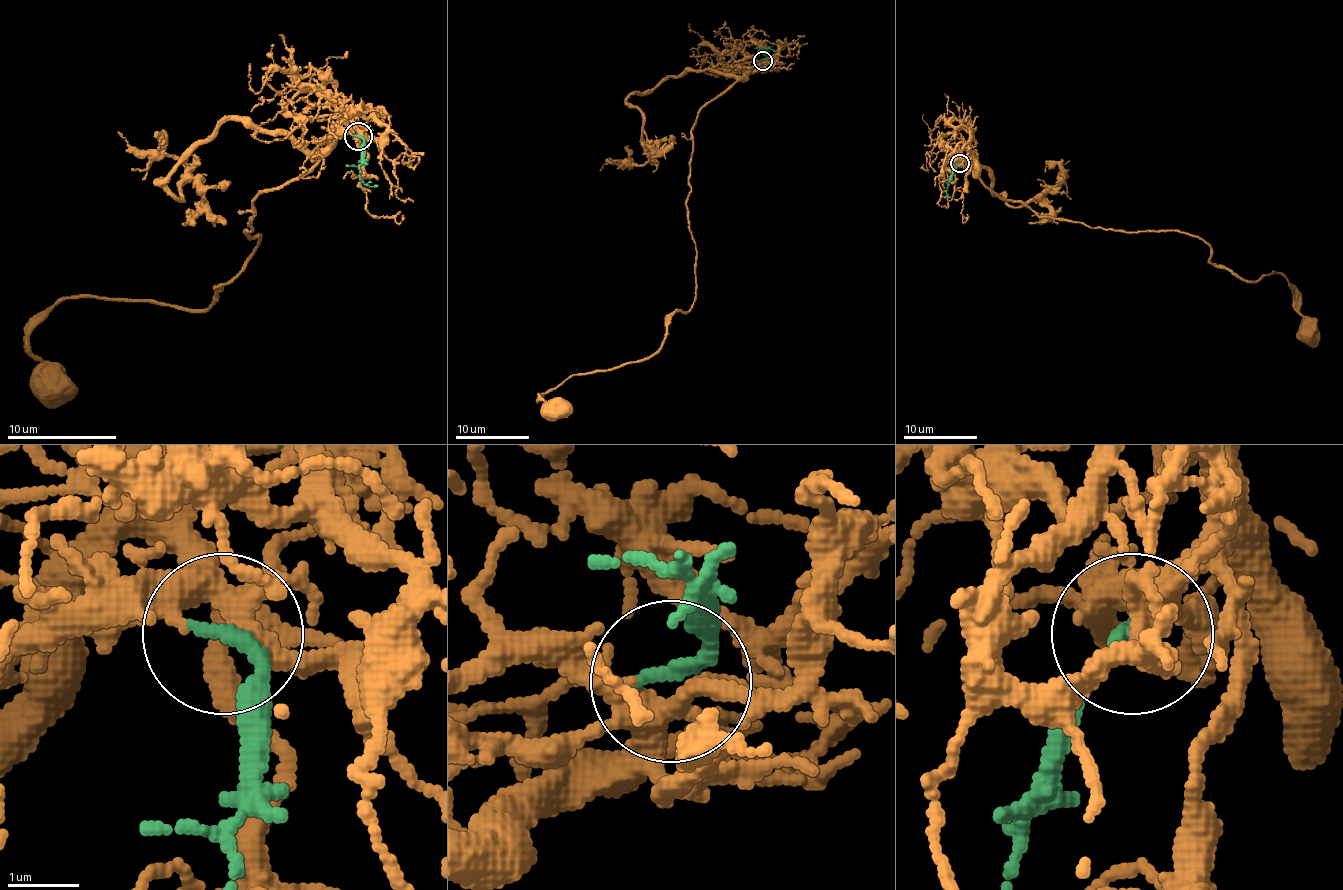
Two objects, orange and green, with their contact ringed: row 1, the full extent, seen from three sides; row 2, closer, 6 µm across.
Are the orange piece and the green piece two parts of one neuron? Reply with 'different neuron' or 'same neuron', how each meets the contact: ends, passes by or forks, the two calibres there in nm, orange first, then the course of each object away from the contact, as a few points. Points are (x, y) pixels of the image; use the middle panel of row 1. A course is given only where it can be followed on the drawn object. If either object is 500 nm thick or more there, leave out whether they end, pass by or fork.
same neuron | orange forks | green ends | 300/220 nm | orange via (763, 62), (700, 110), (691, 132), (695, 302), (674, 314), (654, 354), (571, 375), (539, 395), (558, 417) | green via (763, 60), (763, 47), (776, 51)

